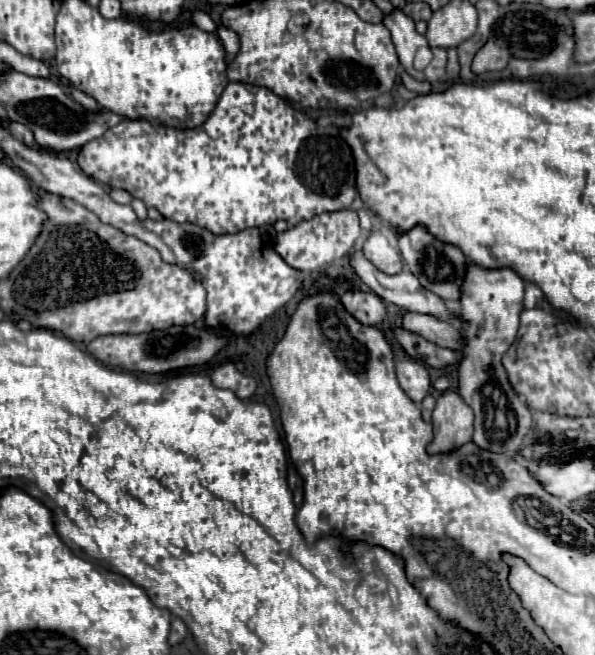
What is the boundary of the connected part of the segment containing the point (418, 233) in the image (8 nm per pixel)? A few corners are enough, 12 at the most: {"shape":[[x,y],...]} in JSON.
{"shape":[[424,225],[396,243],[410,273],[442,299],[460,297],[466,257]]}

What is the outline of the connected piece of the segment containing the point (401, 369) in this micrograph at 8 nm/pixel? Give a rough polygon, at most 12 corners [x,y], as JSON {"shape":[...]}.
{"shape":[[422,361],[396,363],[404,393],[420,403],[430,391],[430,373]]}

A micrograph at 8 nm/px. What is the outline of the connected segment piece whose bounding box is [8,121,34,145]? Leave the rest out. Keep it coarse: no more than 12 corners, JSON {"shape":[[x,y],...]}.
{"shape":[[10,121],[10,133],[26,145],[34,143],[32,131],[22,123]]}

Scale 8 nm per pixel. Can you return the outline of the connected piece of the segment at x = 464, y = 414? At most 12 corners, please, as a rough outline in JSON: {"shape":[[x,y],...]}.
{"shape":[[456,391],[436,399],[430,453],[472,439],[474,411]]}

